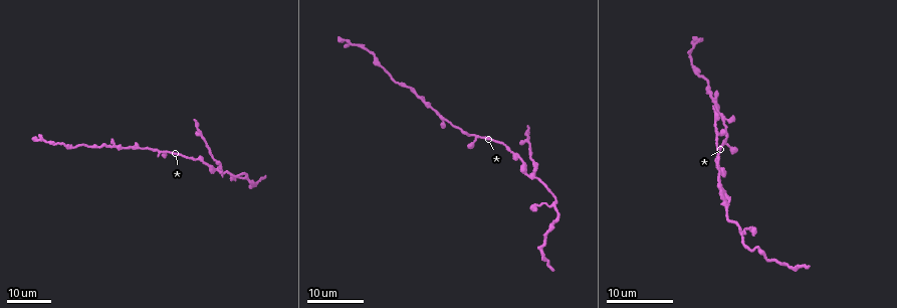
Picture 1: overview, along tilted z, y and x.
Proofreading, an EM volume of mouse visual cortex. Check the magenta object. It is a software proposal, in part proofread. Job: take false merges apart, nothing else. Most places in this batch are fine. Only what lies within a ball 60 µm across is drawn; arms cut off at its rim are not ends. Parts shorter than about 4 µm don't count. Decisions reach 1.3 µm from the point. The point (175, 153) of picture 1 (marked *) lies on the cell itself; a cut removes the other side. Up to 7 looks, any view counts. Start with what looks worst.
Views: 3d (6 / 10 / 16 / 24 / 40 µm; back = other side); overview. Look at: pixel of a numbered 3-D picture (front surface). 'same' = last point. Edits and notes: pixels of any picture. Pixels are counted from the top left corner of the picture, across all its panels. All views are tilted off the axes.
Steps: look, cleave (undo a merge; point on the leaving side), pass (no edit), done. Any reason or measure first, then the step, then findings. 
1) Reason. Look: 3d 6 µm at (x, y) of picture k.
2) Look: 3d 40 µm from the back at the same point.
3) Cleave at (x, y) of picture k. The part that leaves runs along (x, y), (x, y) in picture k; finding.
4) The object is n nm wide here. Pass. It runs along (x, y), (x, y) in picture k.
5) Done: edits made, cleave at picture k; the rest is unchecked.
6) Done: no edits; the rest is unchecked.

Four or more arms meet. Look: 3d 24 µm at (725, 201) of picture 1.

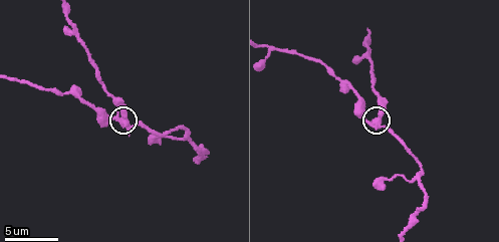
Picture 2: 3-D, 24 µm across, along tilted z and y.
Closer look. Look: 3d 10 µm at (377, 118) of picture 2.

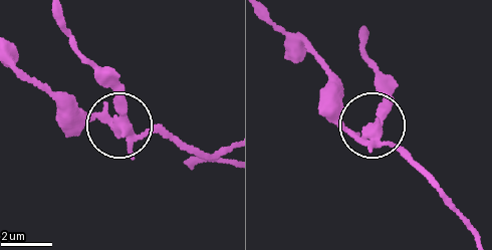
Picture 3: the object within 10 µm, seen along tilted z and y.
4 arms meet here. Cleave at (122, 109) of picture 3. The part that leaves runs along (128, 129), (111, 81), (58, 15) in picture 3; two cells meet here.

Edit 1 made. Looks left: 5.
Arms part here. Look: 3d 10 µm at (188, 140) of picture 2.

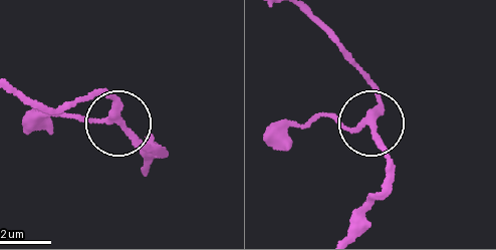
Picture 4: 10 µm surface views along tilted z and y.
3 arms meet here. Pass. It runs along (309, 14), (374, 95), (365, 124), (347, 129), (318, 113) in picture 4; continuous, no second cell.

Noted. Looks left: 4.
Three arms meet. Look: 3d 24 µm at (448, 121) of picture 1.

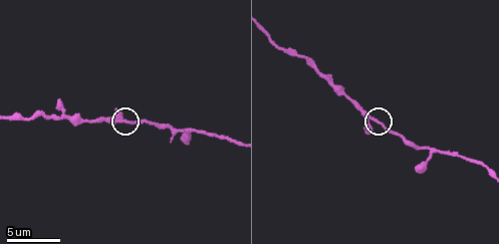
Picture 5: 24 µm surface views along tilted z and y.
Look: 3d 10 µm at (377, 120) of picture 5.

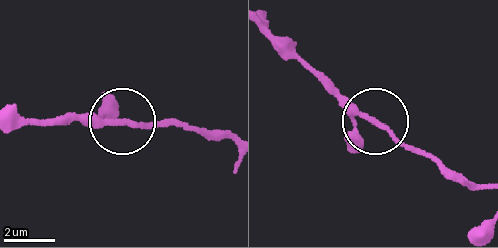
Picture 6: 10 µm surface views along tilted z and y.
The object is 160 nm wide here. Pass. It runs along (484, 188), (404, 149), (327, 88) in picture 6; continuous, no second cell.

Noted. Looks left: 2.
Small branch off a trunk. Look: 3d 6 µm at (331, 82) of picture 5.

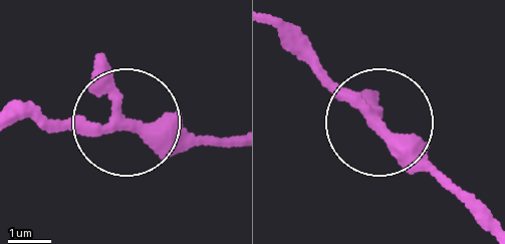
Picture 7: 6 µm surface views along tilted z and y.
3 arms meet here. Pass. It runs along (235, 140), (174, 145), (123, 124), (18, 117) in picture 7; all the same cell.

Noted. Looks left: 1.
Done: edits made, cleave at picture 3; the rest is unchecked.

